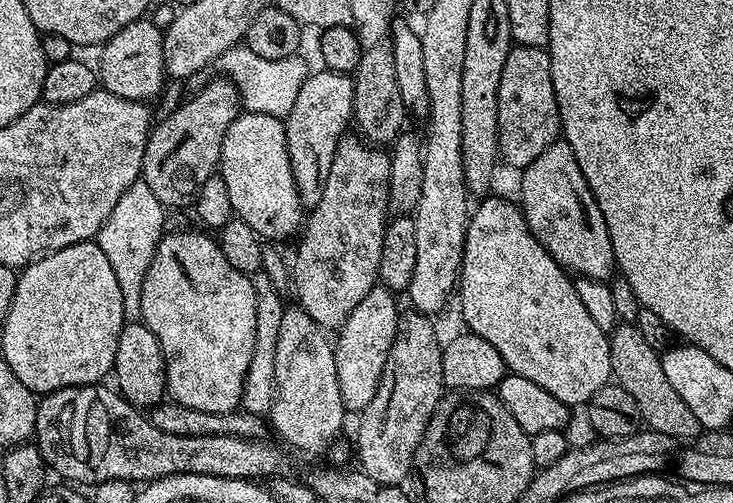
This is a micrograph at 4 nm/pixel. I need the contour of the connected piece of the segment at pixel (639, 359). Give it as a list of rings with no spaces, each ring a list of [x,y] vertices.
[[[634,322],[617,323],[616,329],[609,335],[608,345],[610,346],[610,362],[615,383],[624,388],[626,394],[630,394],[630,398],[634,398],[634,402],[638,402],[640,419],[651,431],[670,436],[676,442],[680,442],[680,440],[682,440],[681,442],[691,442],[701,435],[702,429],[698,418],[694,418],[690,406],[686,406],[686,402],[682,402],[682,397],[675,392],[674,386],[670,386],[670,381],[666,379],[666,373],[662,370],[660,361],[661,353],[656,352],[654,346],[650,346],[650,342],[646,342],[646,338],[642,338],[642,330],[637,324]]]

